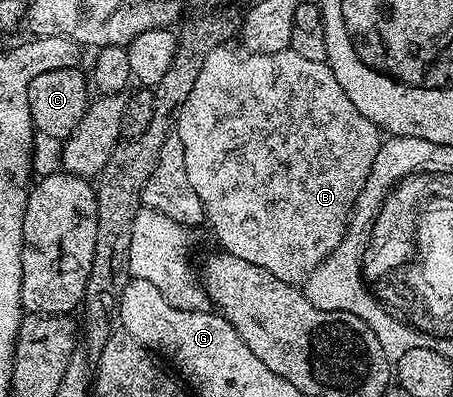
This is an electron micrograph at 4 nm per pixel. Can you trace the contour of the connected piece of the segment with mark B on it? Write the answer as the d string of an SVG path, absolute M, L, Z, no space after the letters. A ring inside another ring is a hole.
M224 44L209 52L205 60L205 68L201 68L201 76L197 76L197 84L193 84L193 92L189 92L189 100L185 100L179 113L177 133L185 148L185 172L189 176L189 184L201 200L206 221L209 226L211 222L211 230L226 253L241 260L249 260L249 264L257 264L257 268L265 268L265 272L273 272L273 276L281 280L292 284L303 284L306 283L307 277L333 253L343 238L351 209L355 206L357 196L361 196L361 188L365 188L373 162L377 160L381 131L365 116L361 116L357 108L353 108L353 100L345 96L345 88L337 84L337 76L333 76L331 67L326 62L305 60L305 56L297 56L297 52L293 52L290 48L276 54L254 52L238 54L229 47L230 45Z

